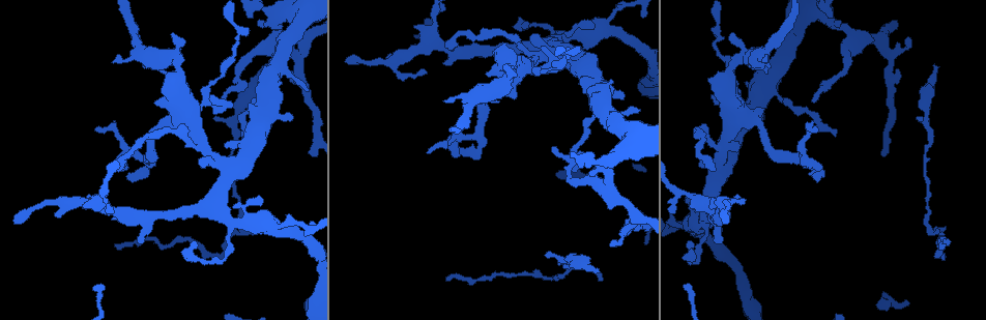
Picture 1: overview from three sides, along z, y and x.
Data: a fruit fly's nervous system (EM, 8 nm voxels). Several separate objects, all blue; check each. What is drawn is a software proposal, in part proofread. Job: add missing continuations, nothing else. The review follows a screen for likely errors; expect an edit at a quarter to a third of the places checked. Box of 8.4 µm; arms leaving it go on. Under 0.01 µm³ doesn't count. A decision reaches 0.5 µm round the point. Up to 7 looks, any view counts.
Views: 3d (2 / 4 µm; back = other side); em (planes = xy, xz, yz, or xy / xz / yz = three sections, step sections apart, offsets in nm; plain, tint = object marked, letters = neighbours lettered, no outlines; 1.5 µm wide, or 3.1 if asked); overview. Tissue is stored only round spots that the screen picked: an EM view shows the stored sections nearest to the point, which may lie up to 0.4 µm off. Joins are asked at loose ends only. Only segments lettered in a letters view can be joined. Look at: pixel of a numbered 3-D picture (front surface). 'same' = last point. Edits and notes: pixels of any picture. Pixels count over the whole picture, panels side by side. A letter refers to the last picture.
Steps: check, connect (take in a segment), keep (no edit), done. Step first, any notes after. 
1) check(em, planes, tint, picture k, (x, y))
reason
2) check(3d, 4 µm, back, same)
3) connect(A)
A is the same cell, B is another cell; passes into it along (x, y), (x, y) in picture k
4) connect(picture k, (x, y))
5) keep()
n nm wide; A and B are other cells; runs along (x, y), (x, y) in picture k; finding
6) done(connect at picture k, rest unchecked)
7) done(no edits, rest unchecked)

check(em, planes, letters, picture 1, (944, 228))
an open end

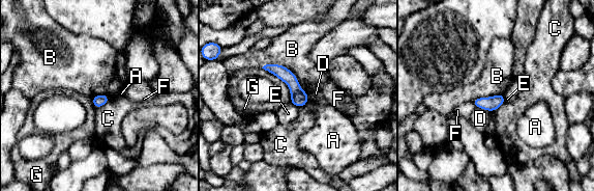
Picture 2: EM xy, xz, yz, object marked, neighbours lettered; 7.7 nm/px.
keep()
90 nm wide; A, B, C, D, E, F and G are other cells; no lettered segment goes on from it

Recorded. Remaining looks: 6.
check(em, yz, step 8, tint, picture 1, (264, 64))
branch stops here

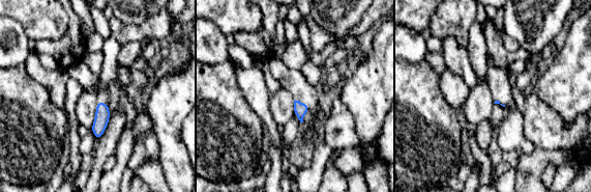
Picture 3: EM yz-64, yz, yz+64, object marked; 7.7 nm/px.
check(em, yz, step 8, letters, same)

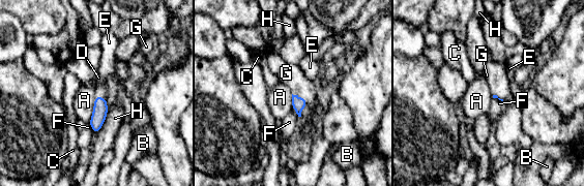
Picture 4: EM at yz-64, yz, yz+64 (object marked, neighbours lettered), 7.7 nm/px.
connect(G)
G is the same cell, A, B, C, D, E, F and H are other cells; the cell continues

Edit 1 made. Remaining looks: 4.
check(em, planes, letters, picture 1, (448, 45))

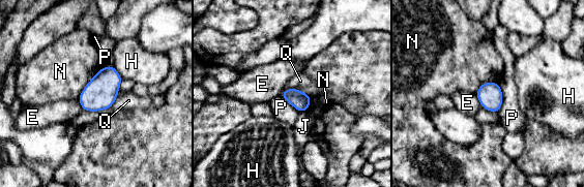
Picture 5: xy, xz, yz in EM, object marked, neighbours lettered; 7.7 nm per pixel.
keep()
140 nm wide; E, H, J, N, P and Q are other cells; border along (103, 66), (85, 86), (78, 99) in picture 5; none of them fits

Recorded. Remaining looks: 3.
done(connect at picture 4, rest unchecked)

